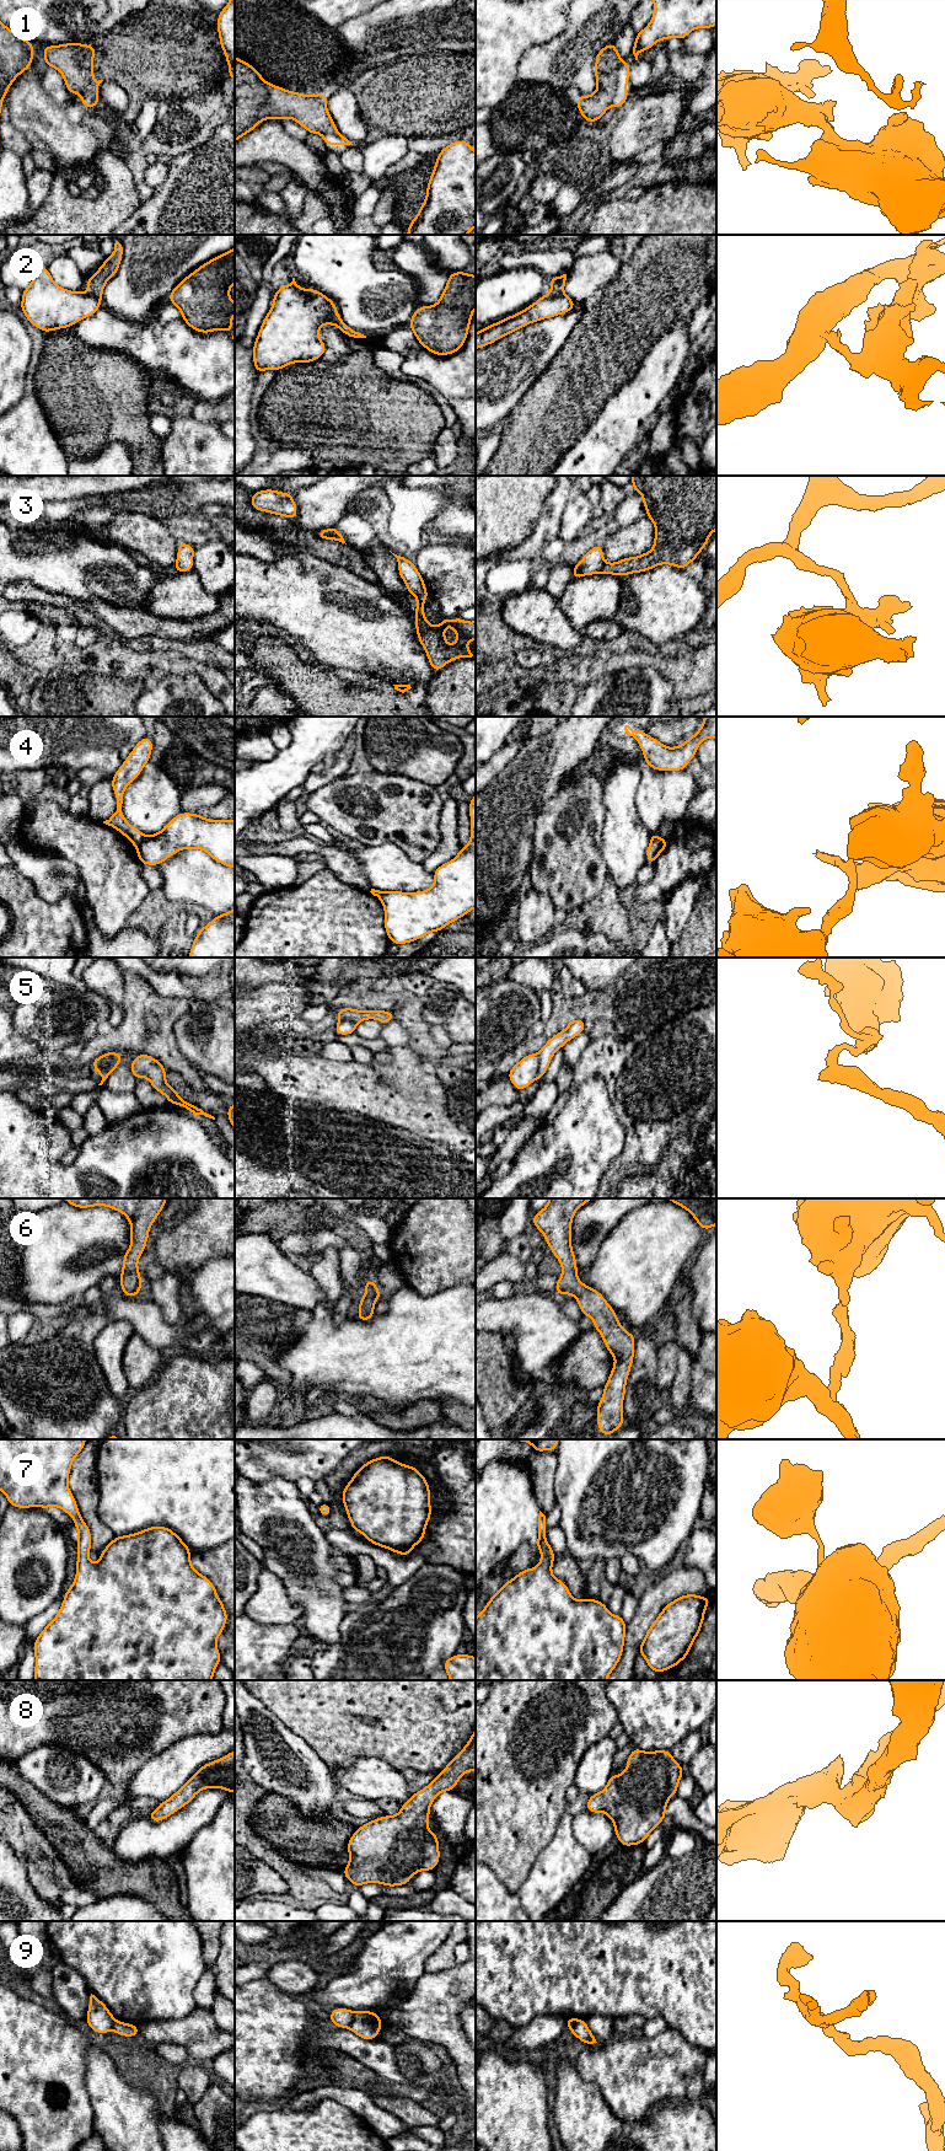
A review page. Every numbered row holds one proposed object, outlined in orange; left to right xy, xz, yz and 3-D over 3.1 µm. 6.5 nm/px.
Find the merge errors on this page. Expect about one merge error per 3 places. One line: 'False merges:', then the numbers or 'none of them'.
False merges: 1, 3, 4, 5, 9

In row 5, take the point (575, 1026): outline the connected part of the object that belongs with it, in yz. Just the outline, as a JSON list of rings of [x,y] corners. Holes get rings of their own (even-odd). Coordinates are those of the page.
[[[571,1019],[568,1026],[552,1036],[537,1053],[539,1057],[539,1068],[537,1079],[542,1079],[553,1055],[562,1048],[568,1041],[581,1034],[586,1029],[586,1024],[581,1019]]]

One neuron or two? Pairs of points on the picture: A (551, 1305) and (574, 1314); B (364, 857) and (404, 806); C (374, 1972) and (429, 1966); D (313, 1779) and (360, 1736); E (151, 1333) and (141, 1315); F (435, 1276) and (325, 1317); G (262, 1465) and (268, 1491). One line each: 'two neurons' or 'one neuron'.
A: two neurons
B: two neurons
C: two neurons
D: two neurons
E: one neuron
F: two neurons
G: two neurons

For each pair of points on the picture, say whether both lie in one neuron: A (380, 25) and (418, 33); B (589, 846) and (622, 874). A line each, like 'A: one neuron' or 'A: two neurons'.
A: one neuron
B: two neurons

